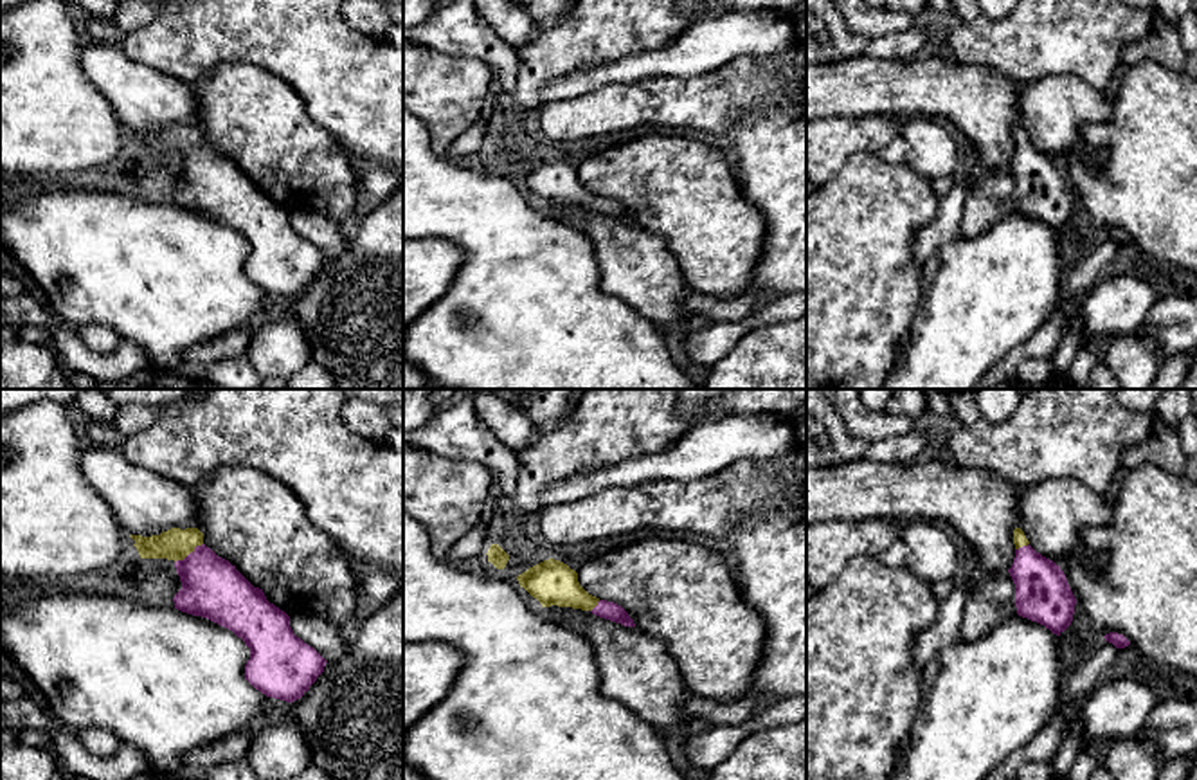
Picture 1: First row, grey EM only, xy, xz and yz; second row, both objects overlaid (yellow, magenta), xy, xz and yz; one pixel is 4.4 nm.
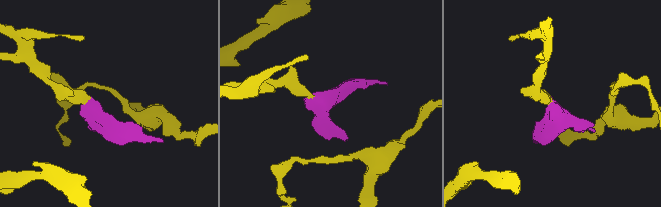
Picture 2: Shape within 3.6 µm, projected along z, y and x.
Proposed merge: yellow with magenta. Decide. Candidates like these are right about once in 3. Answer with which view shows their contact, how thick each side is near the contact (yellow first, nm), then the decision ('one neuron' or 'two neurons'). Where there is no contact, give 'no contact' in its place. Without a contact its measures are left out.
contact in xy; calibres 140 and 280 nm; one neuron

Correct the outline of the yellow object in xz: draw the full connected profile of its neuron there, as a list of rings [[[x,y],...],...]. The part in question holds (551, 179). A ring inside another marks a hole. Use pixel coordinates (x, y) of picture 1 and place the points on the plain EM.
[[[544,157],[518,171],[517,177],[542,204],[558,202],[590,207],[599,214],[635,223],[621,202],[589,191],[580,182],[578,169],[560,157]]]

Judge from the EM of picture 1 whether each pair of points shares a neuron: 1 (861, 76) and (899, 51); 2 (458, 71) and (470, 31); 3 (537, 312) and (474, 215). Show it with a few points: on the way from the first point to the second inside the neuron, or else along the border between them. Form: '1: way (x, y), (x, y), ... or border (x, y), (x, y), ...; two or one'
1: border (863, 54), (891, 60), (915, 58); two
2: border (422, 45), (479, 58), (495, 83); two
3: way (528, 289), (504, 260), (504, 245), (497, 238); one

